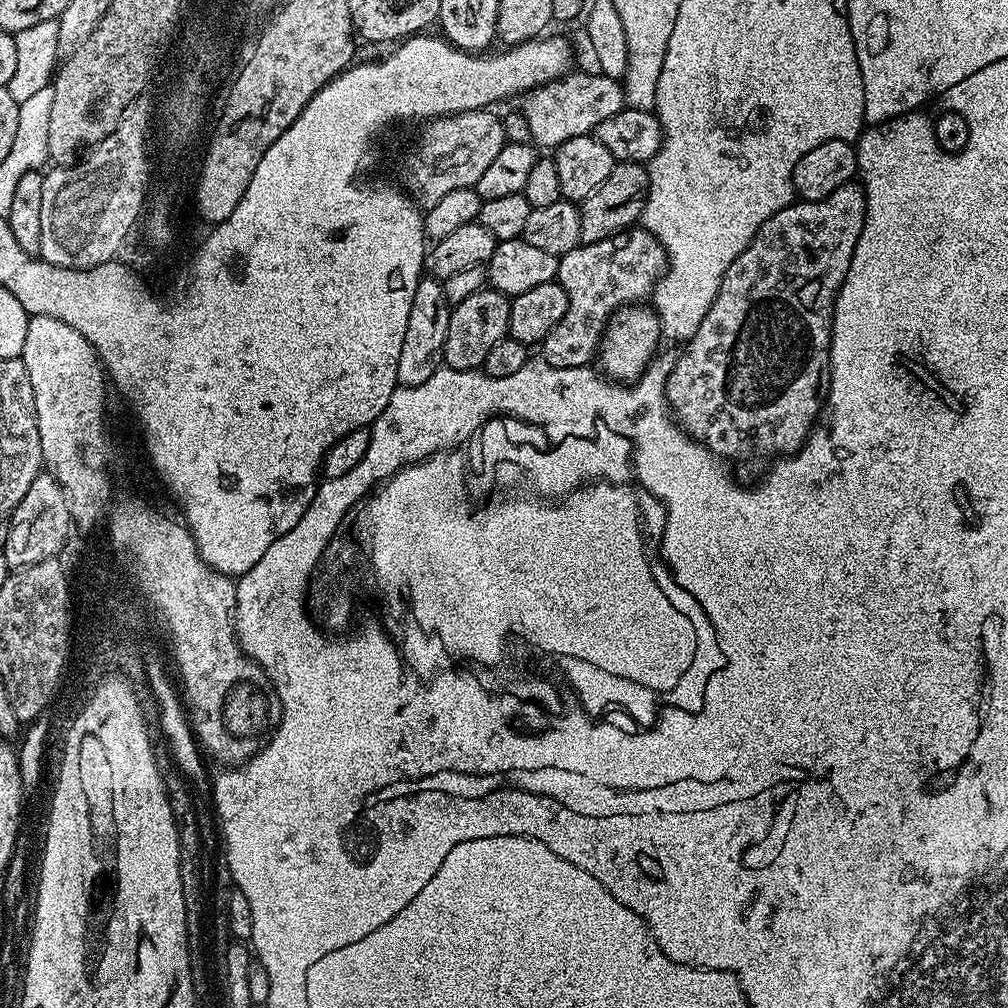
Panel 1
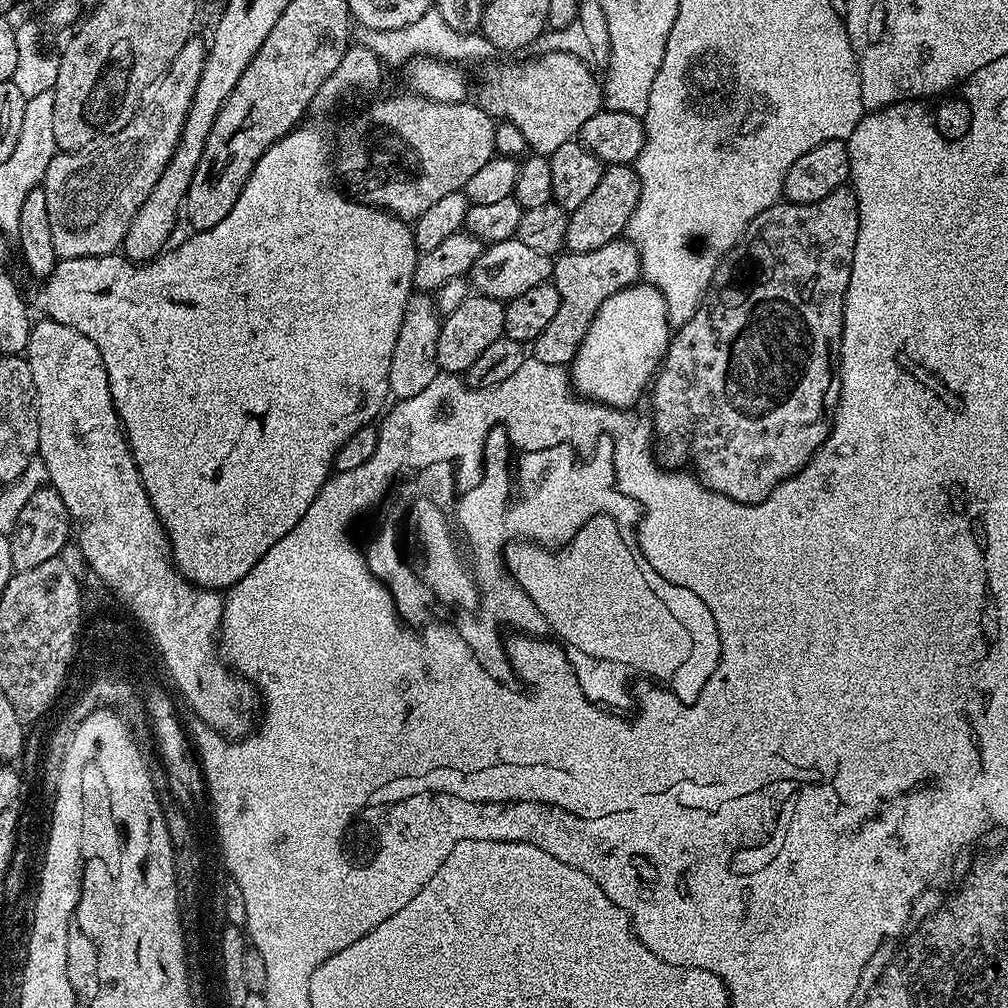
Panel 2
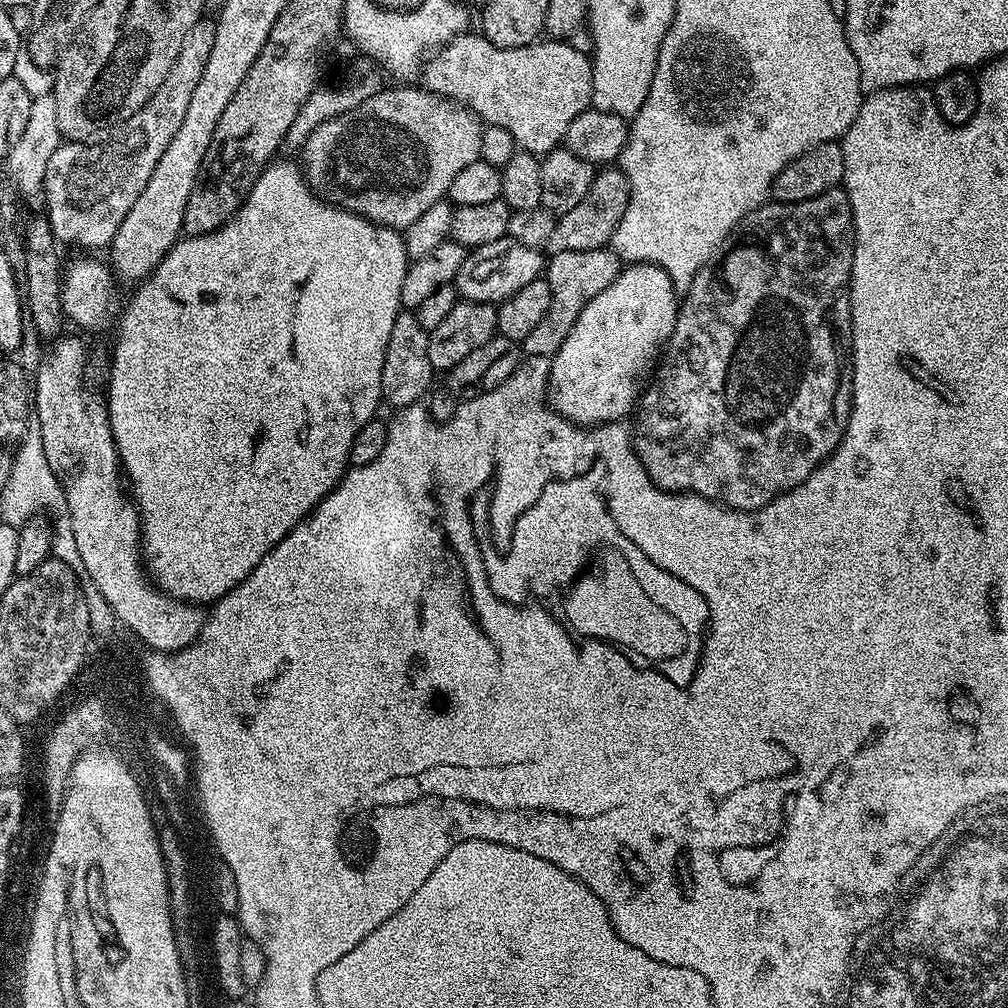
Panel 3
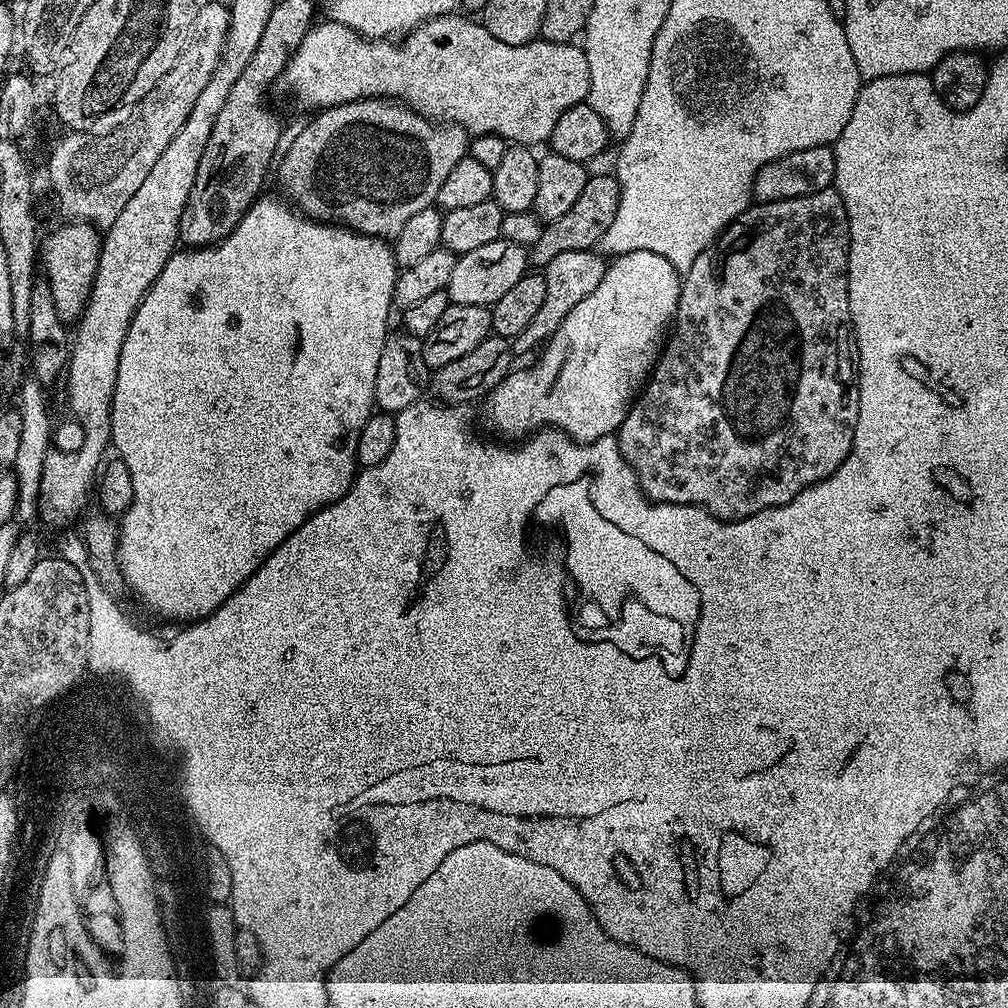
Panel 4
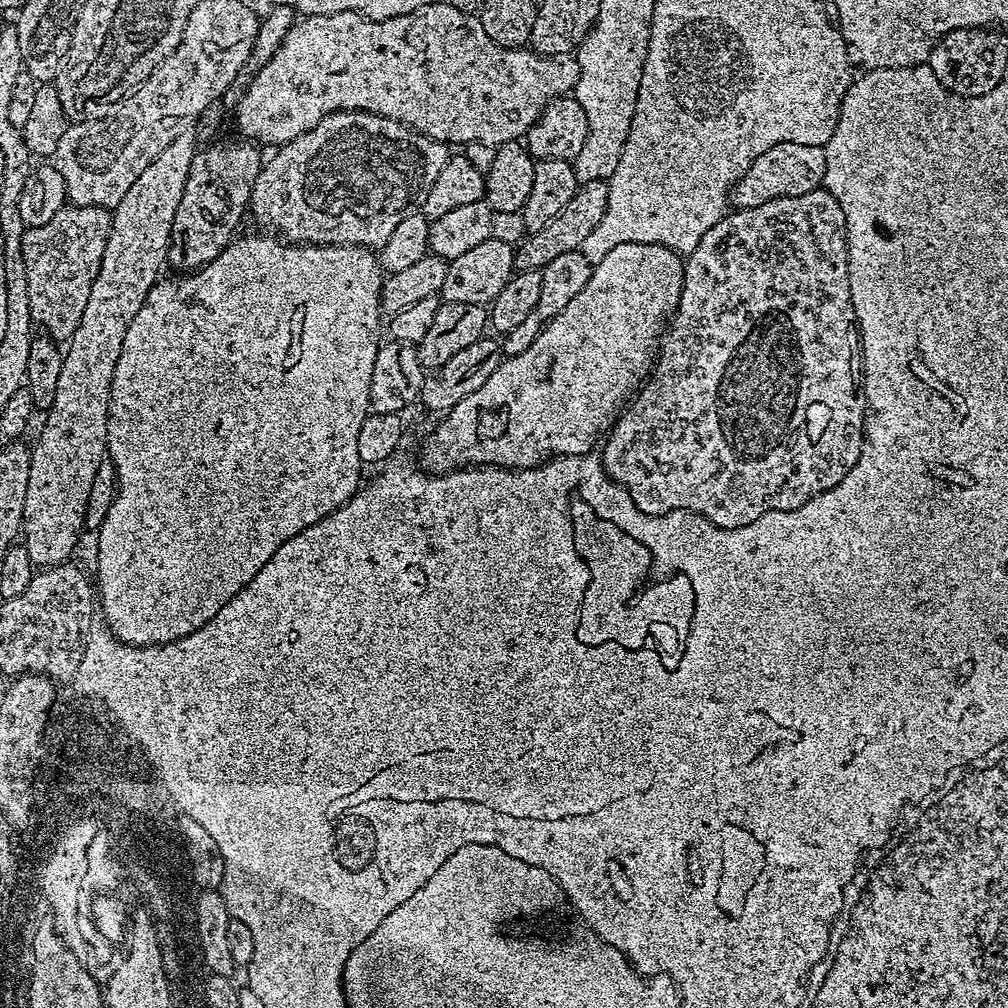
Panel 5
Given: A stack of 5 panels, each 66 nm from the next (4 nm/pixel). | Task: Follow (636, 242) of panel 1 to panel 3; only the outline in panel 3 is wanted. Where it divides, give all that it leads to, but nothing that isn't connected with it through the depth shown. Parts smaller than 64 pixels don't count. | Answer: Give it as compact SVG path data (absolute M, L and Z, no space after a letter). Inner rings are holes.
M608 246L594 250L557 252L551 259L546 264L546 279L552 291L550 310L546 318L542 318L542 322L538 322L538 326L534 326L534 330L530 330L530 334L526 334L526 338L522 341L522 352L525 357L555 356L566 334L570 334L578 314L582 314L586 302L602 294L602 290L606 290L606 286L610 286L610 282L616 280L616 275L622 267L621 257Z

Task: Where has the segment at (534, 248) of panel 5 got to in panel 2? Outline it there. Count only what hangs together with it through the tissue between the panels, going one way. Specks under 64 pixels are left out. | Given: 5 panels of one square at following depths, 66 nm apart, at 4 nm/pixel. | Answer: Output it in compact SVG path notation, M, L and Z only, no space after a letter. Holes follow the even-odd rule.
M632 164L607 165L598 186L594 186L586 202L582 202L582 206L575 208L569 215L564 239L567 251L598 250L598 246L606 246L611 240L621 239L630 222L630 214L634 214L634 206L638 206L641 194L640 179Z

